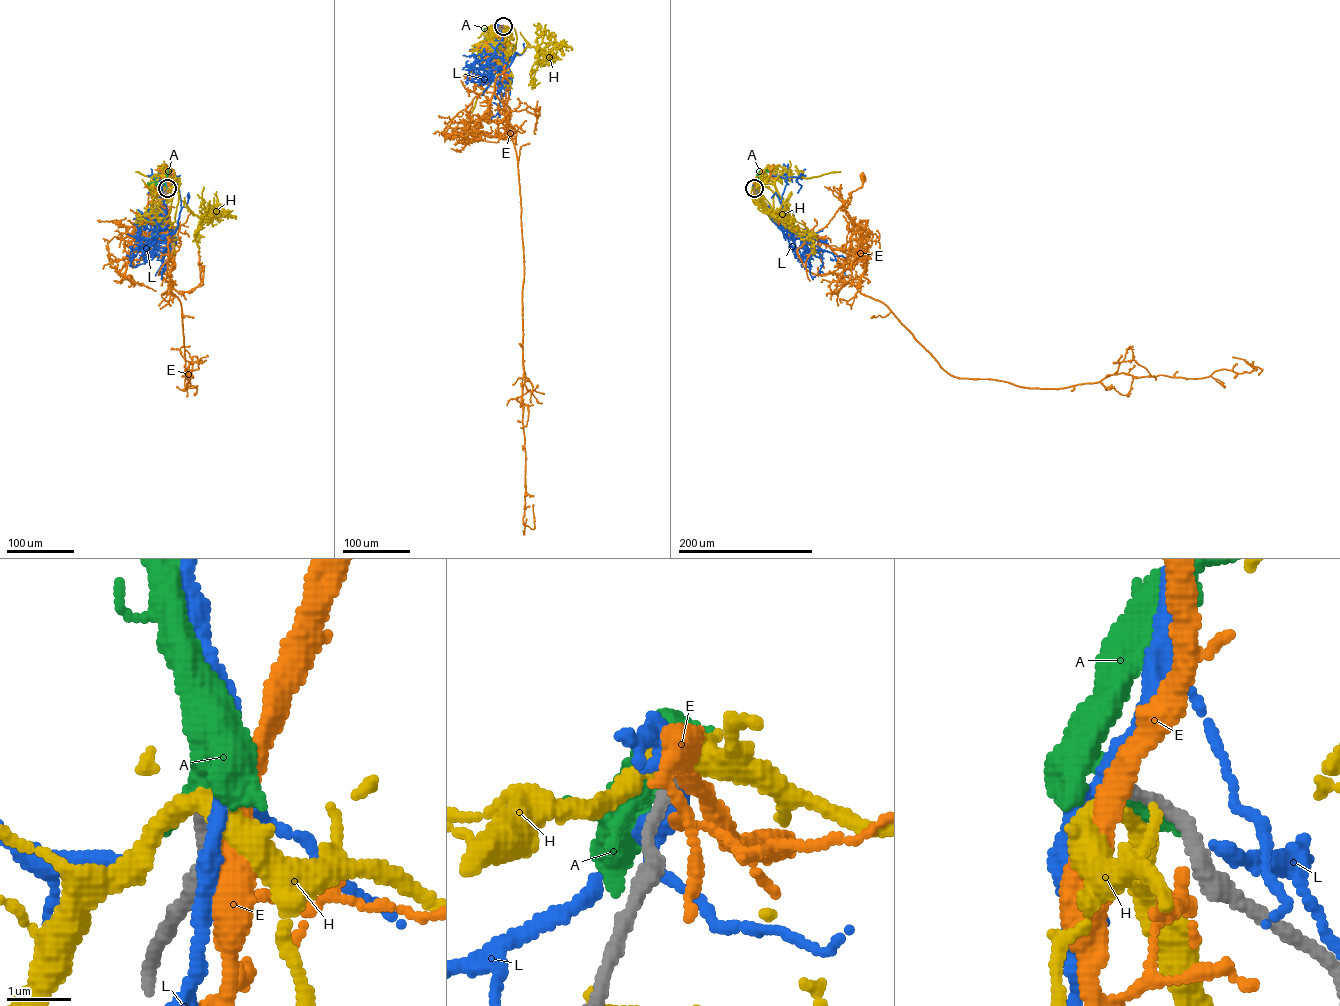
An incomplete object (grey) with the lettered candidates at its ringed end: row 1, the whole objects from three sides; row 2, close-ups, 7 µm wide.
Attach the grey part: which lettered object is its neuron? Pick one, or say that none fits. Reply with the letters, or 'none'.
none

